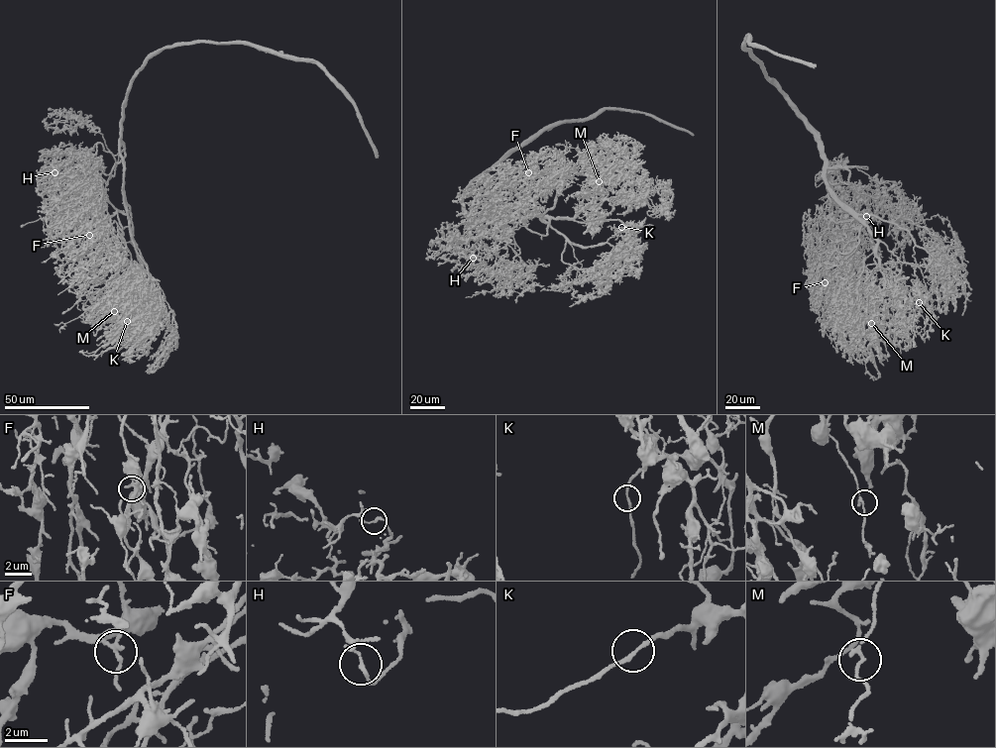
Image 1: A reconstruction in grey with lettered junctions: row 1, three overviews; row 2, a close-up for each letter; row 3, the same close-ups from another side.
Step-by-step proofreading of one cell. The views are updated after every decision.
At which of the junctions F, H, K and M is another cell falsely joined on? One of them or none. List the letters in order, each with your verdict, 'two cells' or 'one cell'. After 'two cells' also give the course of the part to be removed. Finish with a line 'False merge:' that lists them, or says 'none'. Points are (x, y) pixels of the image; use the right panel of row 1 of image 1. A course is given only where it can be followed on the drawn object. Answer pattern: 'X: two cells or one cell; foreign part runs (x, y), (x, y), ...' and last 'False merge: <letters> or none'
F: one cell
H: one cell
K: one cell
M: one cell
False merge: none

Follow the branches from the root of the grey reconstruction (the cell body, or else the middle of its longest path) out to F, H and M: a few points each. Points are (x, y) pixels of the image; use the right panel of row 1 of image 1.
F: (814, 135), (826, 187), (843, 209), (867, 223), (858, 246), (832, 253), (825, 282)
H: (814, 135), (825, 164), (849, 171), (857, 197), (859, 187), (854, 188), (861, 193), (855, 208), (866, 216)
M: (814, 135), (826, 187), (877, 242), (880, 267), (868, 283), (872, 290), (859, 294), (871, 323)

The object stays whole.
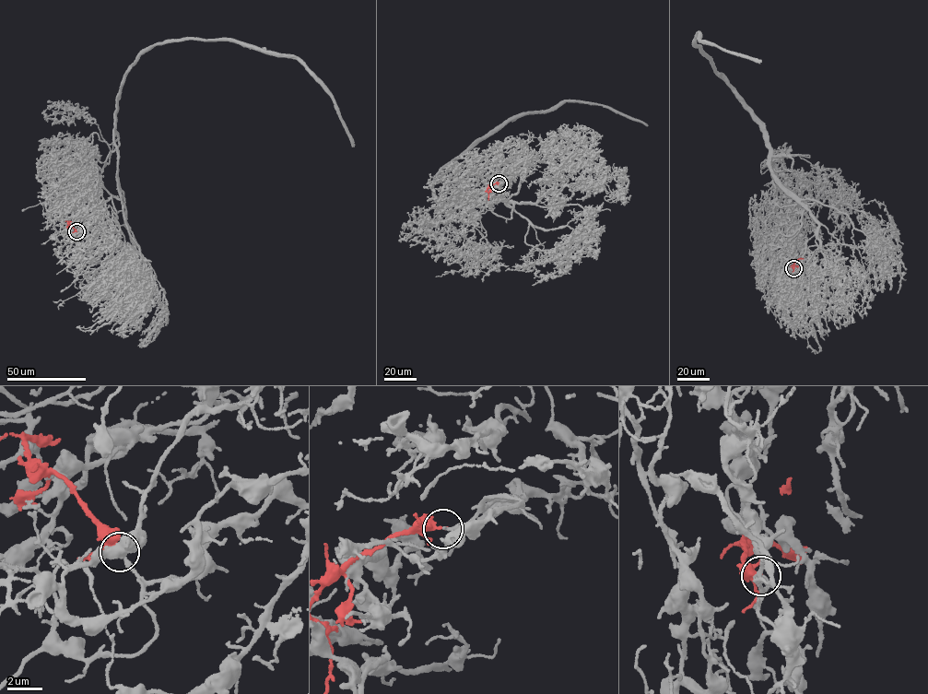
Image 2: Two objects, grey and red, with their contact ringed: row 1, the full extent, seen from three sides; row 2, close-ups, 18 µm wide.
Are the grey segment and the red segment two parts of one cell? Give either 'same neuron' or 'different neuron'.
different neuron

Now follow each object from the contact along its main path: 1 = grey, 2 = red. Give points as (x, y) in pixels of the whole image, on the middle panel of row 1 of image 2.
1: (499, 183), (511, 175), (510, 207), (479, 191), (447, 207), (431, 189), (511, 120), (565, 101), (647, 126)
2: (499, 183), (487, 190), (488, 200)

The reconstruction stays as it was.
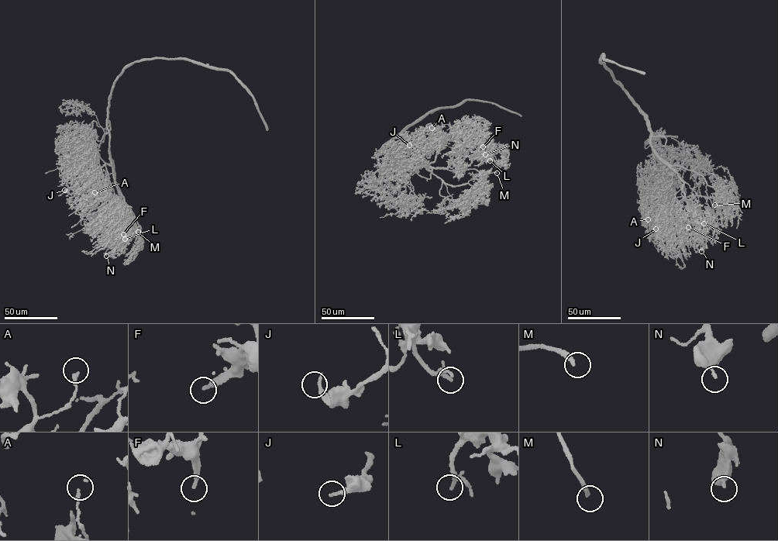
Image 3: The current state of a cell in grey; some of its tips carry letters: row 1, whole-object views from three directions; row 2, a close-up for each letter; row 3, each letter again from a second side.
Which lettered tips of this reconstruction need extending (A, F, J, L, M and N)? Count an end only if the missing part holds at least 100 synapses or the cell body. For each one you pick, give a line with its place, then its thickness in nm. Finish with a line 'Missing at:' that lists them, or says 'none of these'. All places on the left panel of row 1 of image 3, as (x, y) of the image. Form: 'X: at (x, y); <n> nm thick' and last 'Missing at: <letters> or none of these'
F: at (123, 234); 260 nm thick
L: at (125, 239); 190 nm thick
M: at (138, 232); 220 nm thick
Missing at: F, L, M

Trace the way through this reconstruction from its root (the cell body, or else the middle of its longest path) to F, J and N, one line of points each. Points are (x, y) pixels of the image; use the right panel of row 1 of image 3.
F: (644, 115), (652, 149), (683, 182), (683, 198), (676, 208), (683, 211), (688, 227)
J: (644, 115), (652, 149), (662, 163), (676, 170), (672, 185), (657, 188), (653, 194), (651, 220), (655, 229)
N: (644, 115), (652, 149), (683, 182), (691, 219), (690, 226), (701, 251)

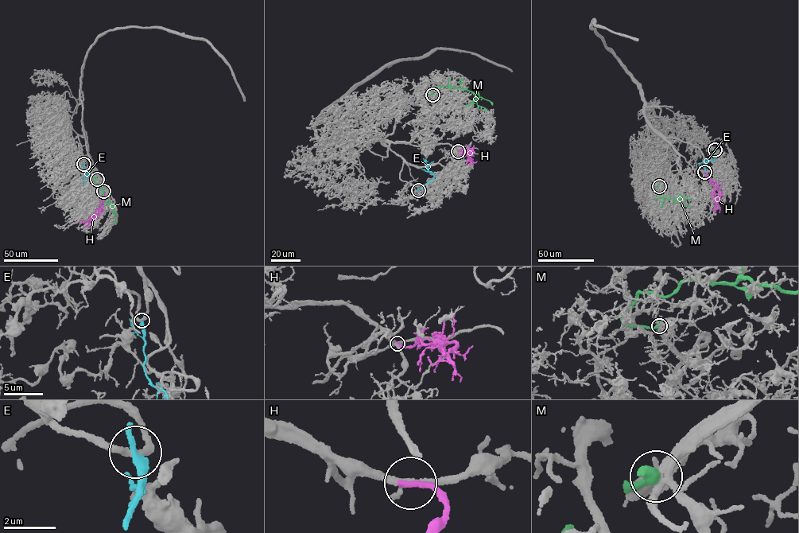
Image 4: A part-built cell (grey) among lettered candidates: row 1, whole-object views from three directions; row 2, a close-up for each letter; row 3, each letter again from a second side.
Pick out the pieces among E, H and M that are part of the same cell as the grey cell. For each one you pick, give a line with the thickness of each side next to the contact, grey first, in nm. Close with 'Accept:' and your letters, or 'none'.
H: 240 nm thick on the grey side, 260 nm on the other
Accept: H

